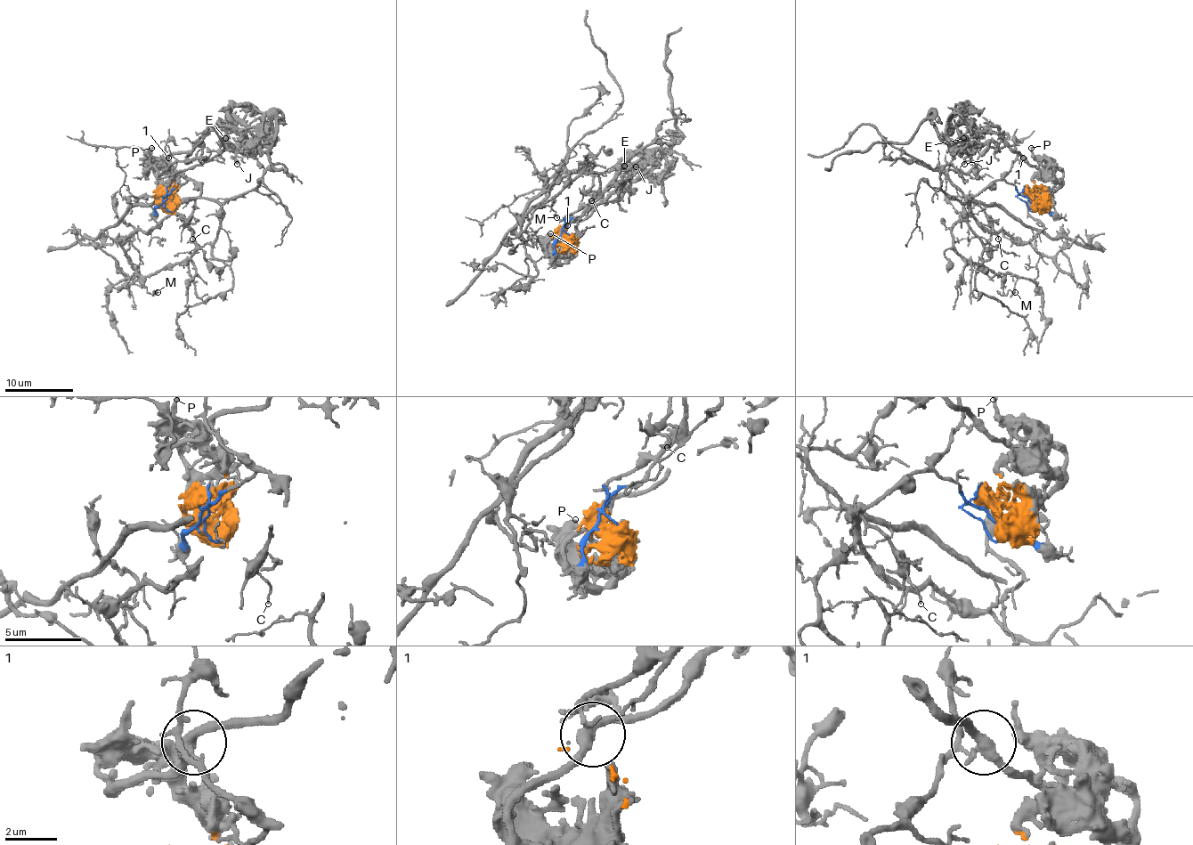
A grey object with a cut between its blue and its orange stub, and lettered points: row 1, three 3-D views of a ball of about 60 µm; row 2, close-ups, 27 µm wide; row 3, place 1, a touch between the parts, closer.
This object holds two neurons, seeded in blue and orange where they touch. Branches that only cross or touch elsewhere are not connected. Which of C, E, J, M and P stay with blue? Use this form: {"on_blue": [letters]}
{"on_blue": ["C", "M"]}

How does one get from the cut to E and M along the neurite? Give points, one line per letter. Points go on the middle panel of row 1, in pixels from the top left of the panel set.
E: (560, 234), (567, 243), (571, 223), (645, 161), (623, 166)
M: (560, 234), (598, 190), (591, 173), (574, 171), (589, 154), (584, 169), (543, 205), (557, 217)

